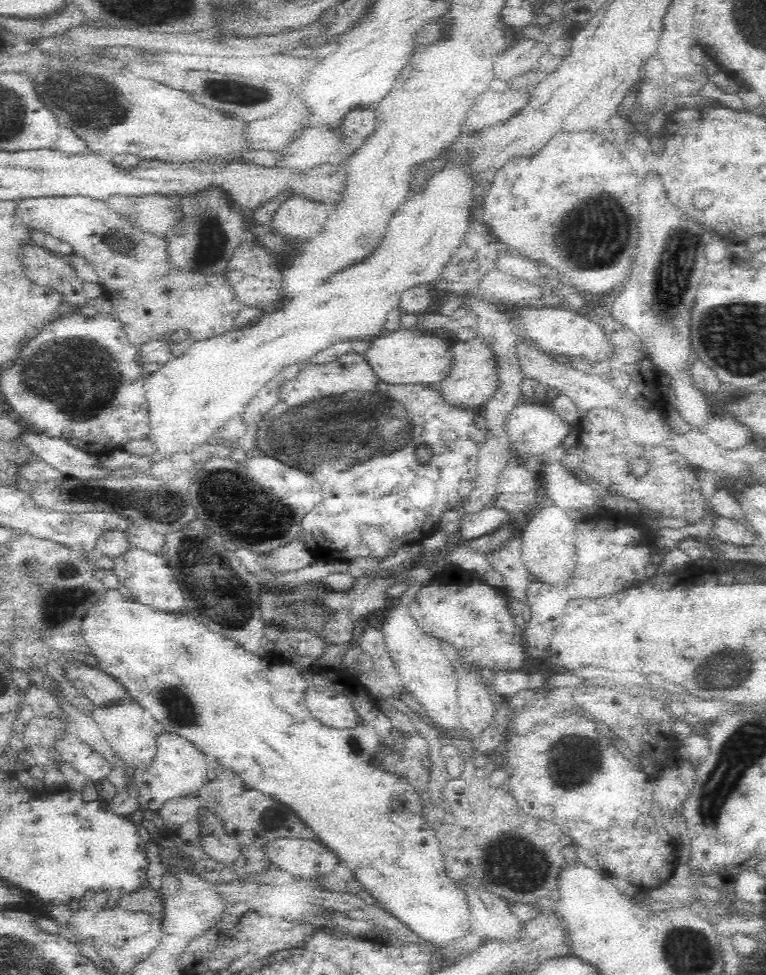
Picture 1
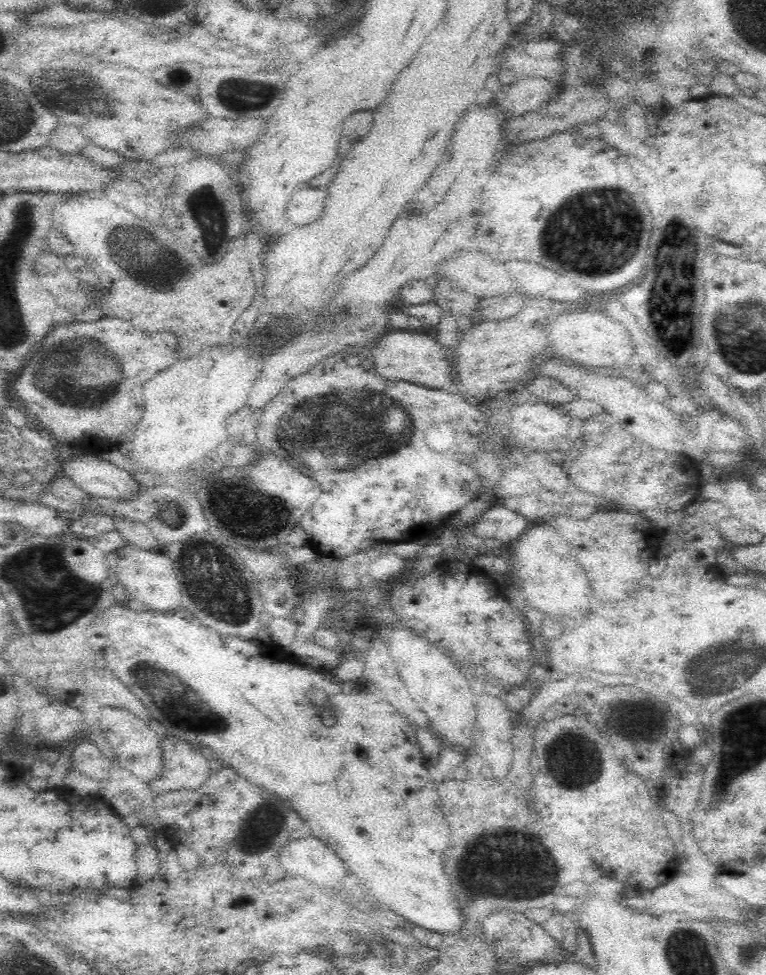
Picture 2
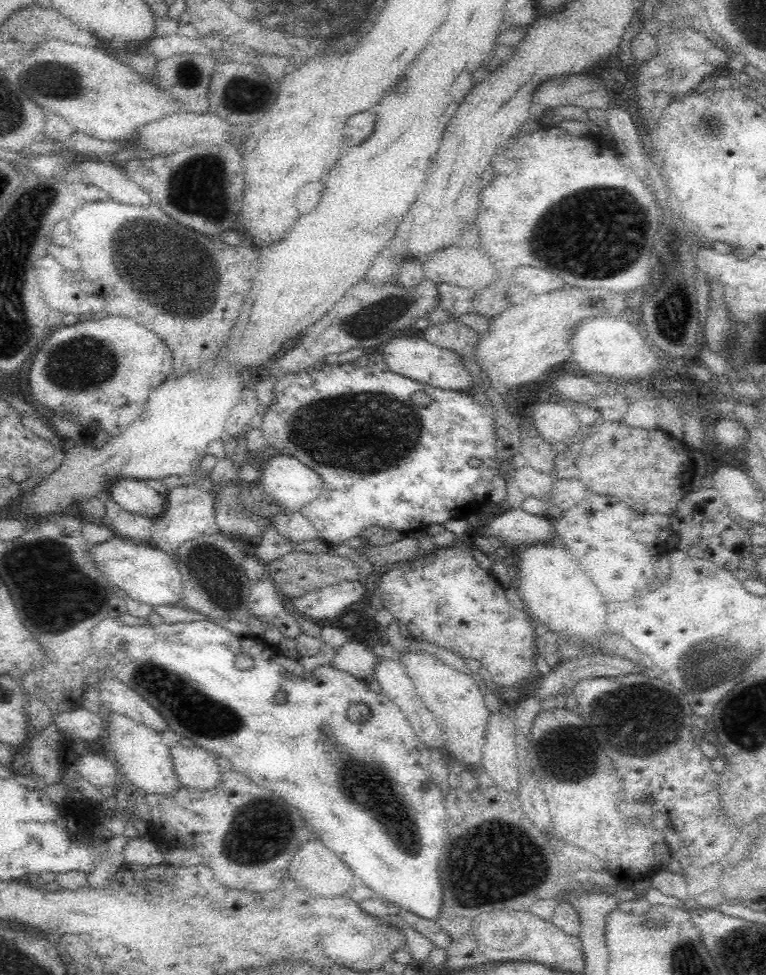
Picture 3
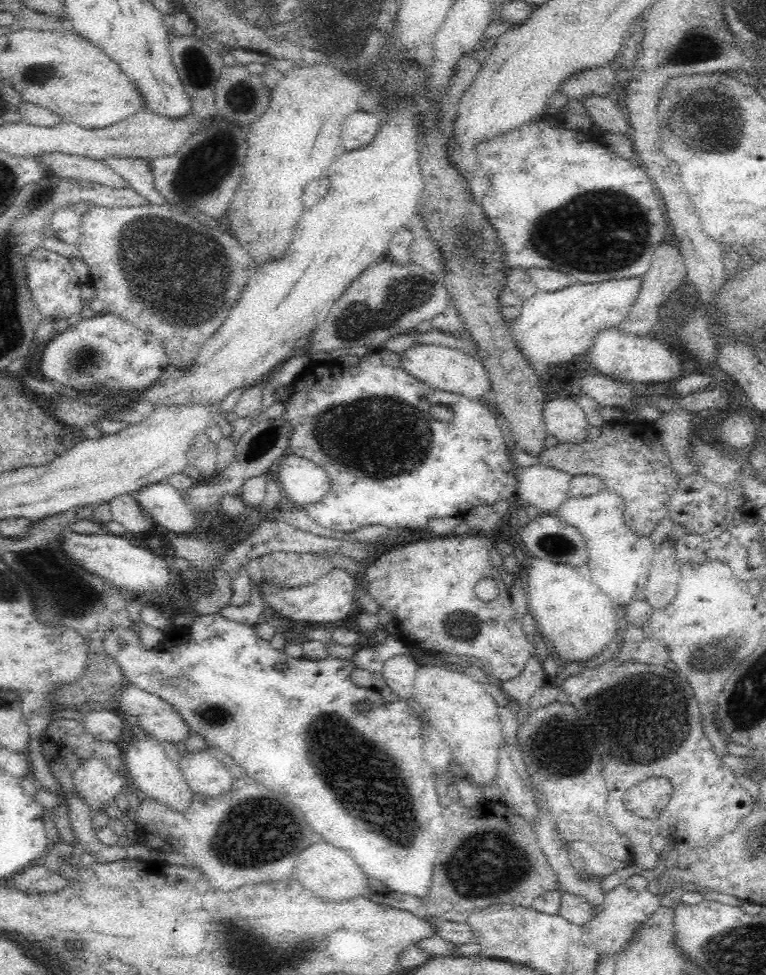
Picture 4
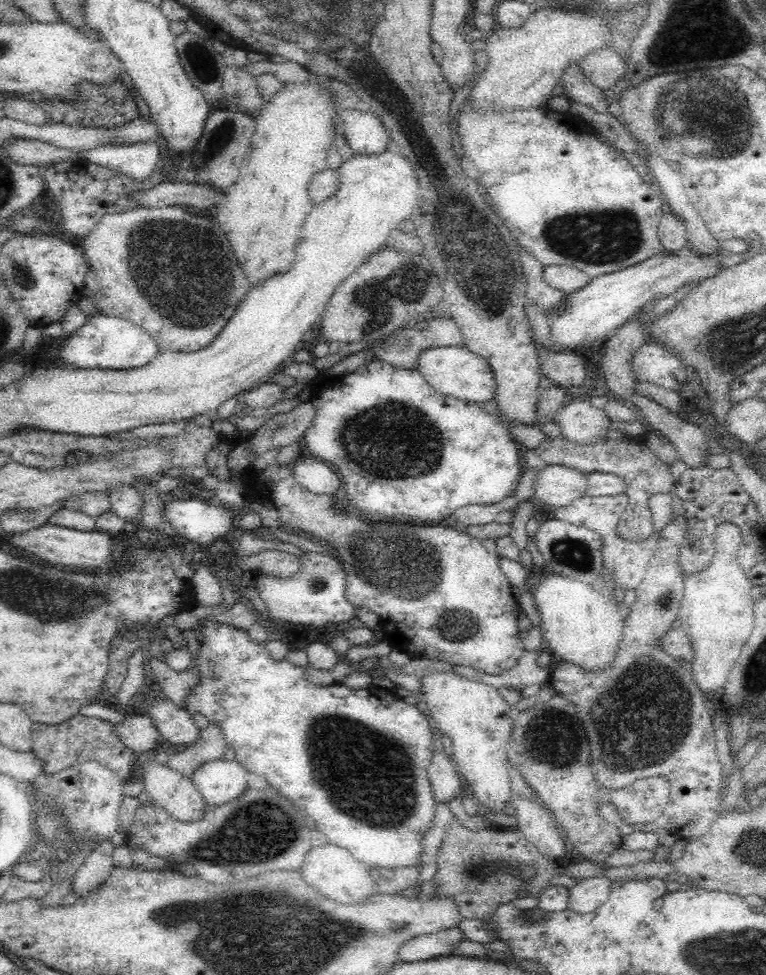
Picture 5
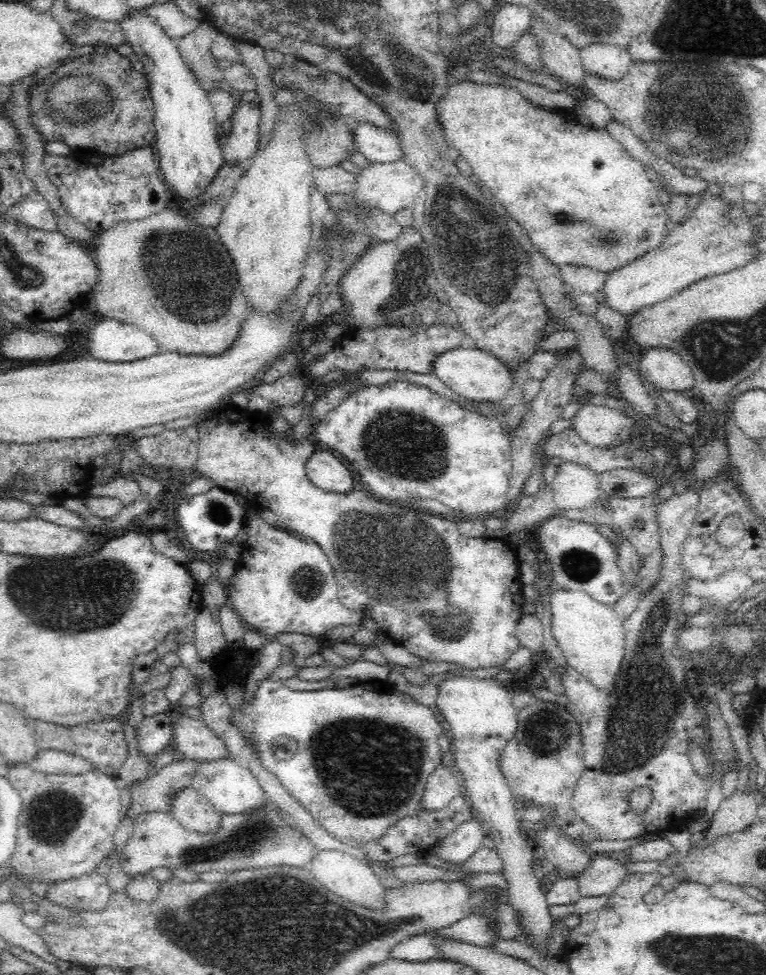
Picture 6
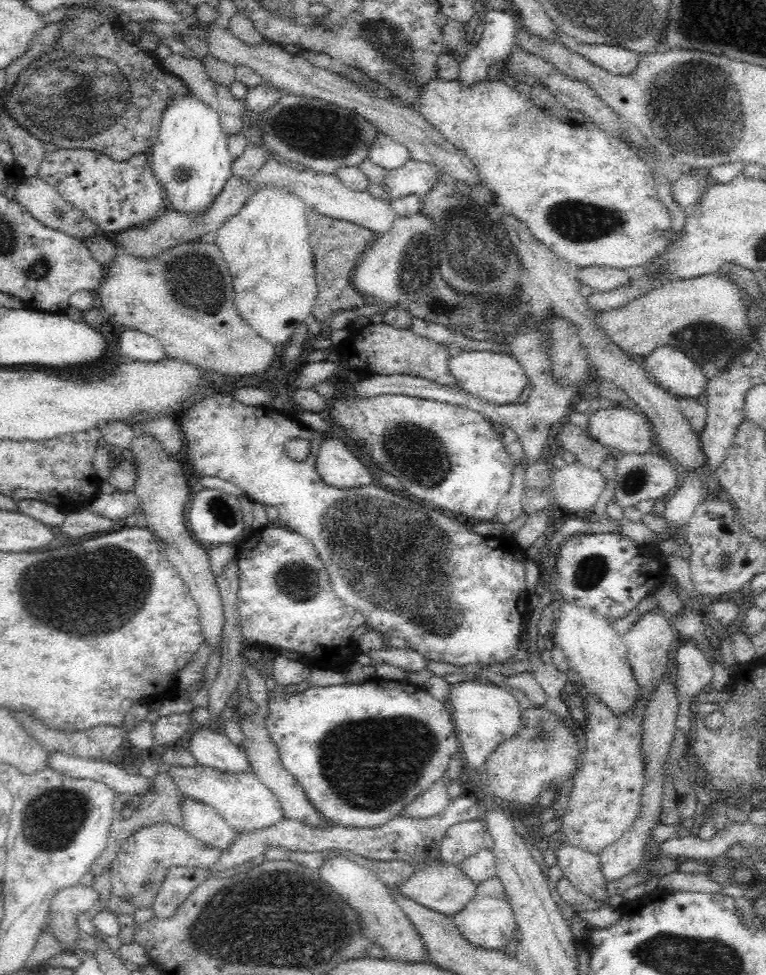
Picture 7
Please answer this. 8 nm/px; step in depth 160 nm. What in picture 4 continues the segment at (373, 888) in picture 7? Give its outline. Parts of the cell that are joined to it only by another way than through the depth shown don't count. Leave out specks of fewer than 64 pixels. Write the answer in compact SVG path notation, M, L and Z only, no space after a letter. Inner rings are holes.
M316 842L308 846L304 852L300 852L300 856L296 858L292 875L298 878L302 886L308 886L308 890L312 890L316 896L330 900L330 902L332 900L352 900L356 896L368 894L369 878L364 876L364 872L360 872L356 862L346 852L334 848L328 842Z

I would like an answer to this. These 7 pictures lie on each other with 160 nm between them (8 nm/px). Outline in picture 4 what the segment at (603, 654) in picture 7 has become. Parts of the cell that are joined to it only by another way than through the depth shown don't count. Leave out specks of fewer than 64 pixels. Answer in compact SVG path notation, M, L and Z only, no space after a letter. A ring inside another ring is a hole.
M532 556L526 566L525 596L538 632L556 648L561 663L588 661L608 646L616 634L616 610L610 598L590 584L569 564L550 562Z

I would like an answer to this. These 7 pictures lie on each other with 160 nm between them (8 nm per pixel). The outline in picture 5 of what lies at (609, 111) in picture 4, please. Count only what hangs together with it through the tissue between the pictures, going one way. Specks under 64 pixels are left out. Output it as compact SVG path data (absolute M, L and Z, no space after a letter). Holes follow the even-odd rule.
M578 63L571 64L561 76L564 94L572 101L592 107L596 113L609 113L610 97L608 92L594 86L590 79L580 71Z

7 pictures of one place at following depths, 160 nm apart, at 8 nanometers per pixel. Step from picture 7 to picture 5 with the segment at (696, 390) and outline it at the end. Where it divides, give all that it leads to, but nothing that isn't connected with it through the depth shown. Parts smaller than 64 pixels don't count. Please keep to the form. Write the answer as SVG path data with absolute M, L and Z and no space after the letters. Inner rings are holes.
M651 339L637 349L631 363L634 377L656 386L677 391L687 383L689 369L665 345Z

